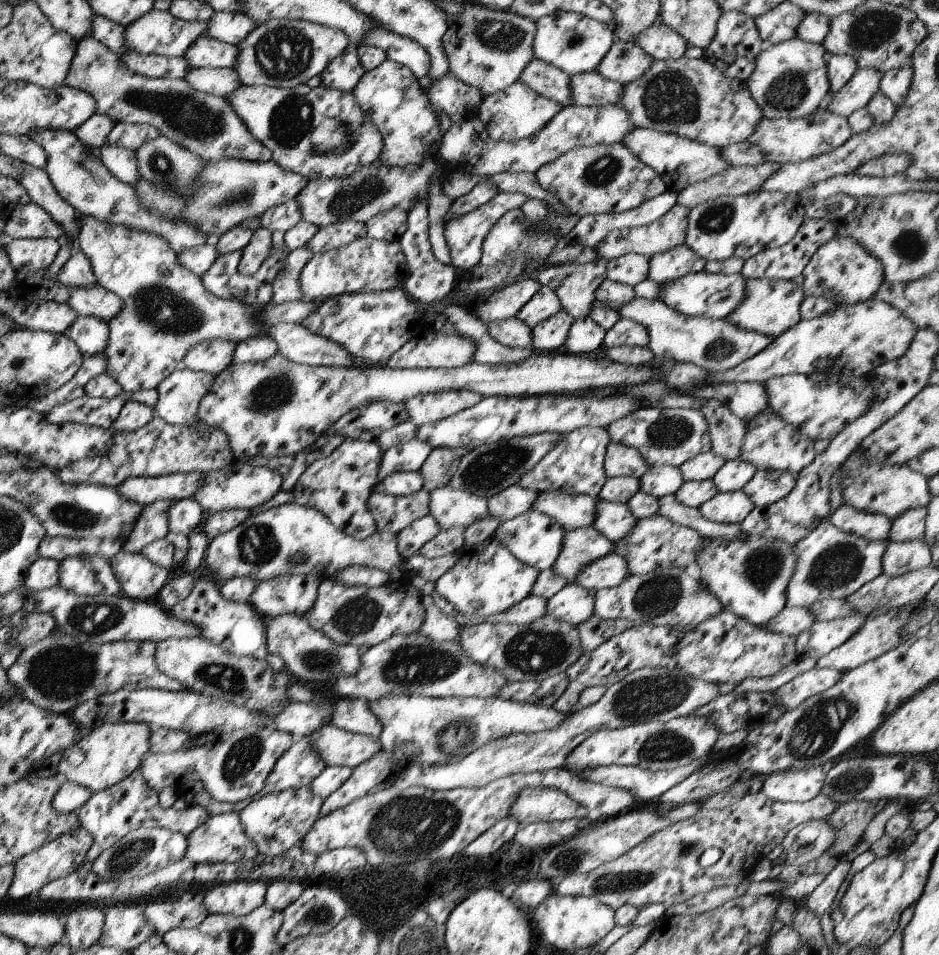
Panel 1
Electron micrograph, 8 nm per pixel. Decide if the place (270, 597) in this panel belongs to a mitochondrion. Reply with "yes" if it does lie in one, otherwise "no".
no

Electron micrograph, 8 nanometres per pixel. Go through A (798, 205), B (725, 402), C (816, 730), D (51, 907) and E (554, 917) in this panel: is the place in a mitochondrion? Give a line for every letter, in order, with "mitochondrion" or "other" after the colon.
A: other
B: other
C: mitochondrion
D: other
E: other

